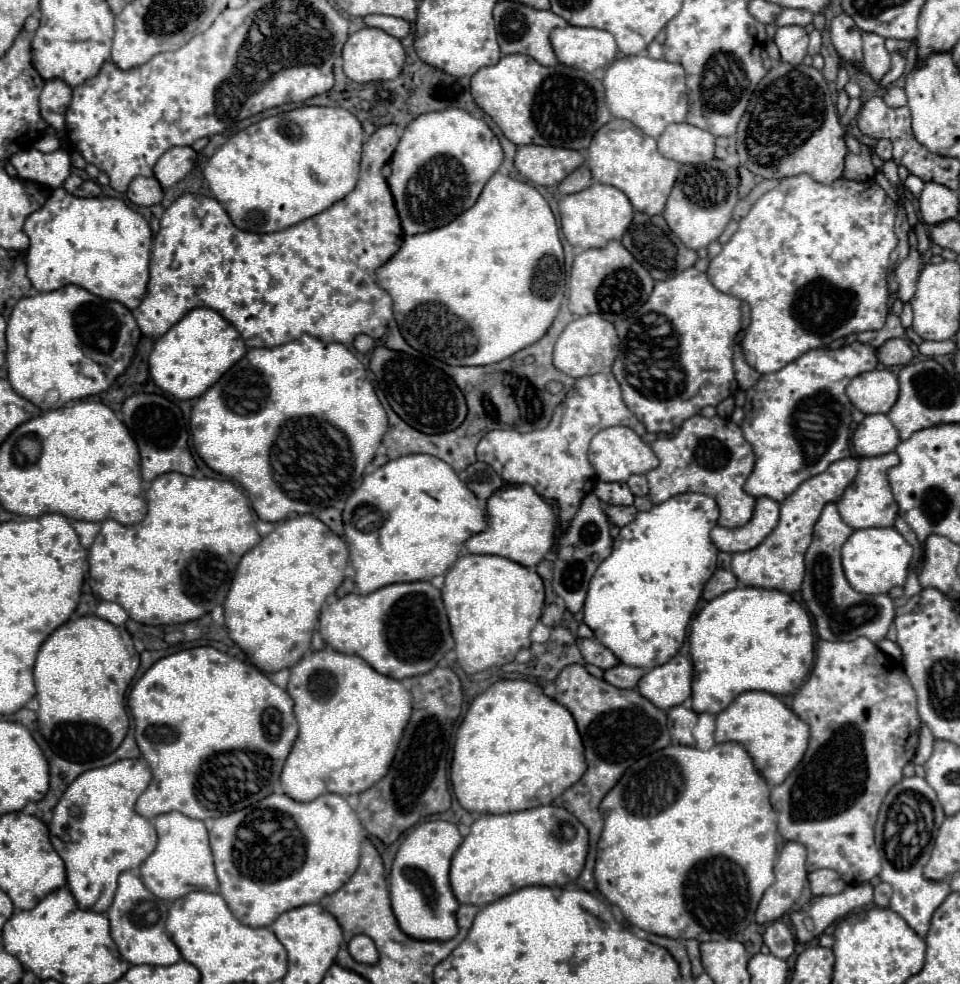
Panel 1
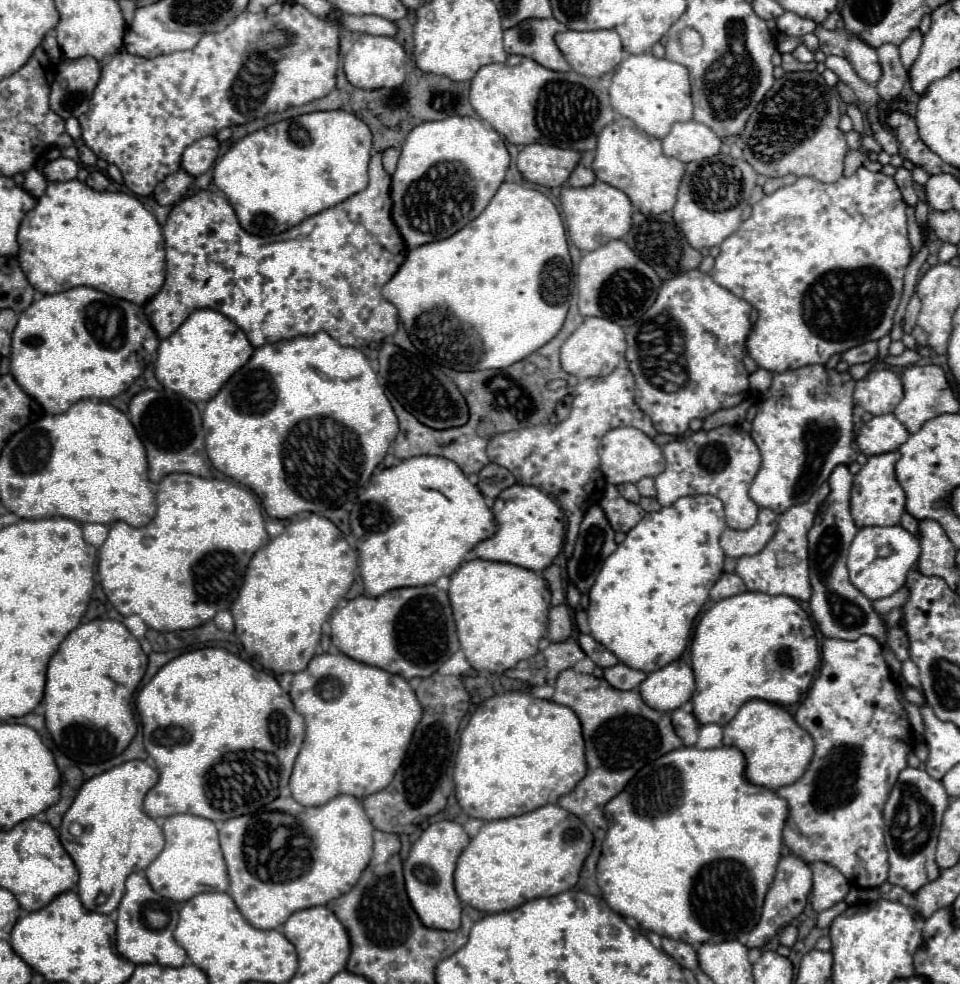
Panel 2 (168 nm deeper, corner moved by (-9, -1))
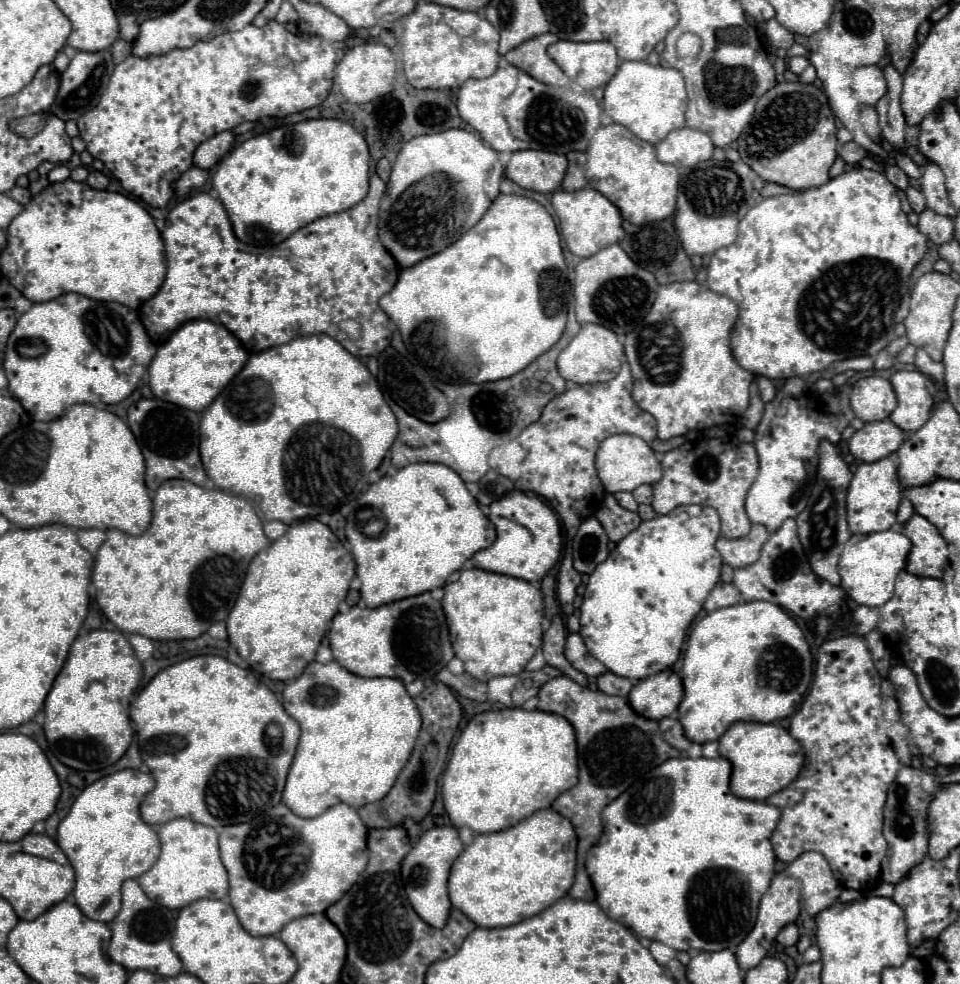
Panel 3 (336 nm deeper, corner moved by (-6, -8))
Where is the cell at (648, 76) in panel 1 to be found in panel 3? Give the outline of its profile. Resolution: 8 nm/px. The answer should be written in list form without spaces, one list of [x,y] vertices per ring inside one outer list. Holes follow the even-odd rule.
[[[623,61],[615,77],[605,85],[603,111],[615,123],[627,127],[633,135],[647,143],[659,143],[669,131],[687,127],[689,83],[683,81],[677,69],[649,65],[647,61]]]

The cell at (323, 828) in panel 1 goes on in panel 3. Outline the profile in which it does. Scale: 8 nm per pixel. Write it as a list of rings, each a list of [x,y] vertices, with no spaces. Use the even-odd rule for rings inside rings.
[[[279,803],[247,823],[223,827],[219,849],[221,861],[229,873],[229,901],[243,929],[255,937],[277,935],[293,919],[325,913],[331,903],[339,901],[349,891],[367,867],[367,827],[357,811],[345,803],[333,805],[313,819],[297,817],[287,805]]]

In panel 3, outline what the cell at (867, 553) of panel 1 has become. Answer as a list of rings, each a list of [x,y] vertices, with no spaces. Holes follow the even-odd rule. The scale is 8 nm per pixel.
[[[893,529],[881,533],[851,535],[839,559],[841,587],[845,589],[847,597],[853,599],[857,605],[867,605],[867,607],[881,607],[883,603],[887,603],[893,595],[895,577],[907,565],[909,551],[911,551],[911,541],[903,533]]]

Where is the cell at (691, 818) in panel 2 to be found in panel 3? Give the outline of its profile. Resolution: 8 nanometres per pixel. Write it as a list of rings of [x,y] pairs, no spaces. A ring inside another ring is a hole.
[[[677,757],[667,759],[663,765],[649,771],[643,779],[633,783],[625,793],[621,793],[615,801],[611,801],[603,809],[603,835],[599,843],[587,853],[587,873],[593,881],[597,903],[601,909],[615,921],[623,923],[631,931],[635,931],[639,937],[647,937],[651,941],[661,941],[669,945],[675,951],[719,951],[719,949],[731,949],[735,951],[737,945],[749,935],[749,931],[755,925],[759,899],[763,897],[763,891],[767,891],[773,873],[775,873],[775,853],[771,847],[771,835],[781,819],[781,811],[775,805],[769,805],[765,801],[751,801],[735,797],[729,791],[729,777],[731,777],[731,763],[725,757],[717,759],[691,759],[691,757]]]

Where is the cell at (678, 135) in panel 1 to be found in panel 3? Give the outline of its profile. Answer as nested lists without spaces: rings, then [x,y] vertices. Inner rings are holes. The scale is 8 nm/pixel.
[[[675,129],[661,143],[649,143],[655,147],[655,155],[661,163],[675,167],[693,167],[701,161],[709,161],[713,155],[713,141],[707,133],[697,129]]]

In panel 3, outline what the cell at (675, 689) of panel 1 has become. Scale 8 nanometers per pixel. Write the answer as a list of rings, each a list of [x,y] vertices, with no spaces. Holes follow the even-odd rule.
[[[667,669],[659,675],[641,679],[629,695],[629,703],[635,713],[647,719],[663,719],[677,711],[683,699],[683,681],[681,677]]]

